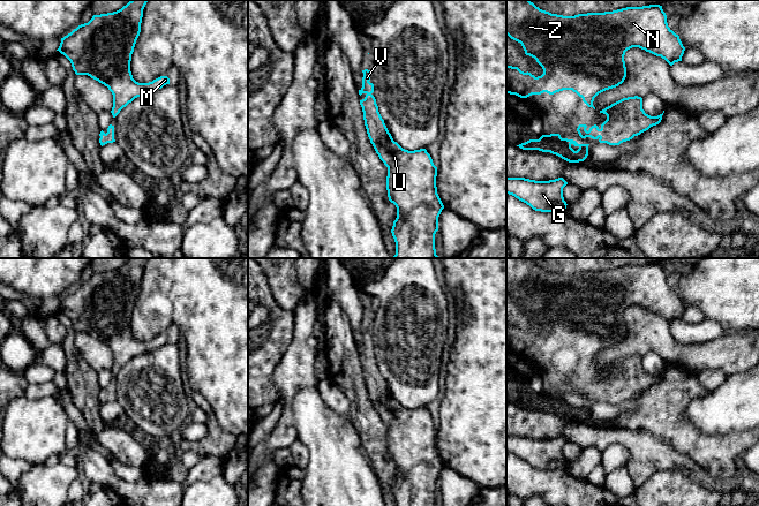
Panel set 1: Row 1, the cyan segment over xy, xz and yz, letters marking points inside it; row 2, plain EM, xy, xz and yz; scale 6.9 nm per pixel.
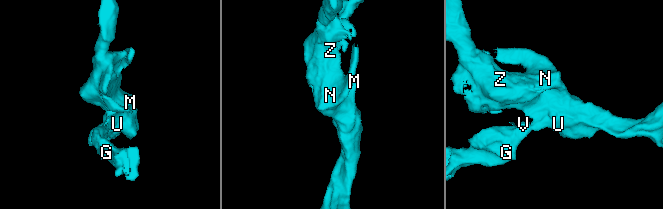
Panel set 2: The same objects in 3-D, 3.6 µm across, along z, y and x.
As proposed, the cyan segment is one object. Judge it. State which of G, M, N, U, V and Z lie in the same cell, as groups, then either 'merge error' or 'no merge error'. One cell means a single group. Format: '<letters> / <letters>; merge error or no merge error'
G M N U V Z; no merge error

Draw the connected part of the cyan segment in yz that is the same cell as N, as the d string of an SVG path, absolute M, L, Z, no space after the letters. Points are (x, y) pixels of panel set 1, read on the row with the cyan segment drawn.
M506 0L506 35L520 43L525 54L534 58L543 69L543 74L535 77L518 67L506 66L506 93L527 98L572 90L594 109L593 101L599 93L624 82L628 50L639 47L661 56L670 66L682 61L685 51L679 36L668 27L660 5L563 16L542 10L529 0Z

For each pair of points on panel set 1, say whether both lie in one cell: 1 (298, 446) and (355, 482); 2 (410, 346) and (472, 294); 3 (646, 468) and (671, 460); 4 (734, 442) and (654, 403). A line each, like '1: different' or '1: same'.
1: different
2: different
3: same
4: same

